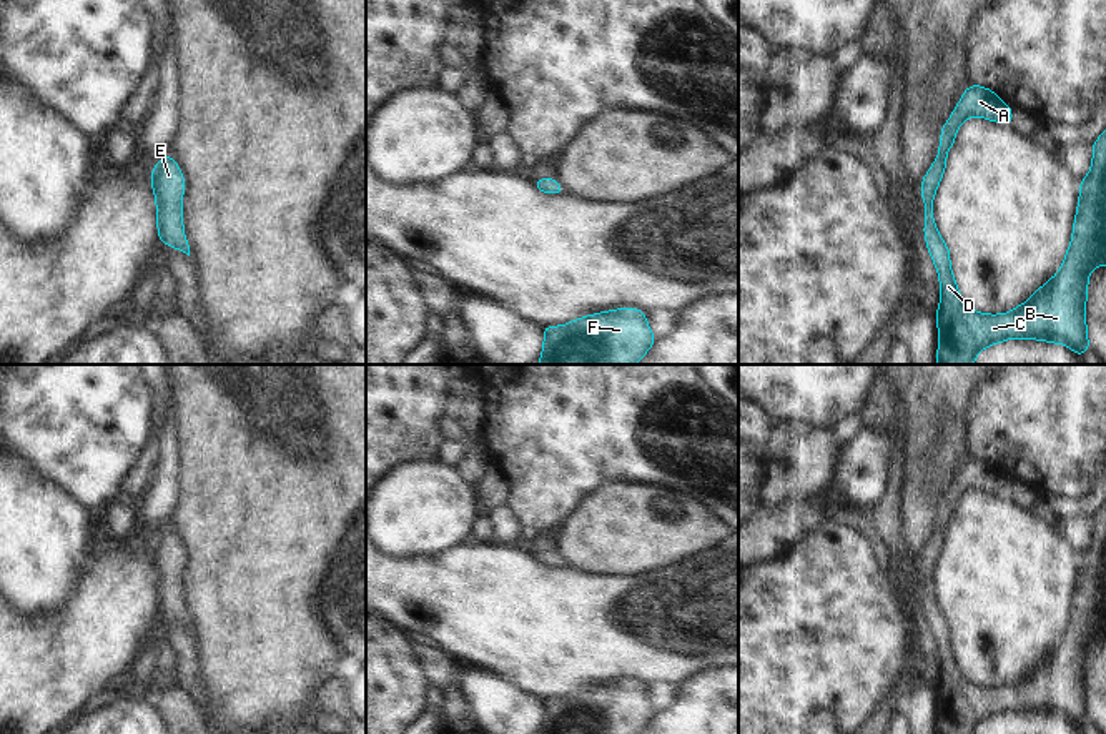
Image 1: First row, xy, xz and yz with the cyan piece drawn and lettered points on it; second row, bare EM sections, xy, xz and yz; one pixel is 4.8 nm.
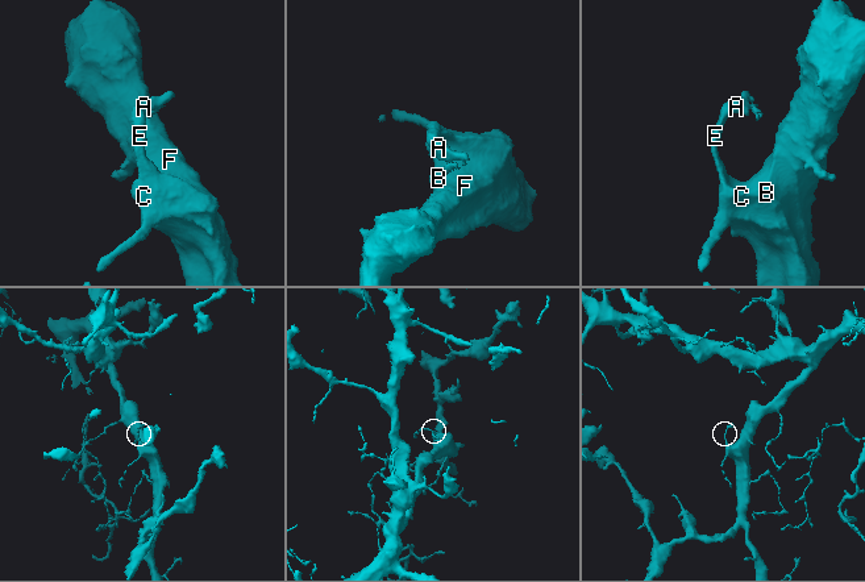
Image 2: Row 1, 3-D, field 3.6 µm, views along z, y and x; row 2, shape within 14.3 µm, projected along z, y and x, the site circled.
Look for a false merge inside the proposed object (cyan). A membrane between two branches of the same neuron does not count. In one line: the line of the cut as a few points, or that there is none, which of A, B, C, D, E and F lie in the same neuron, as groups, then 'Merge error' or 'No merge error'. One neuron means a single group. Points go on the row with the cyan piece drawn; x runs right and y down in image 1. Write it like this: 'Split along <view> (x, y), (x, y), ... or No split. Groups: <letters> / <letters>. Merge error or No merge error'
No split. Groups: A B C D E F. No merge error.

